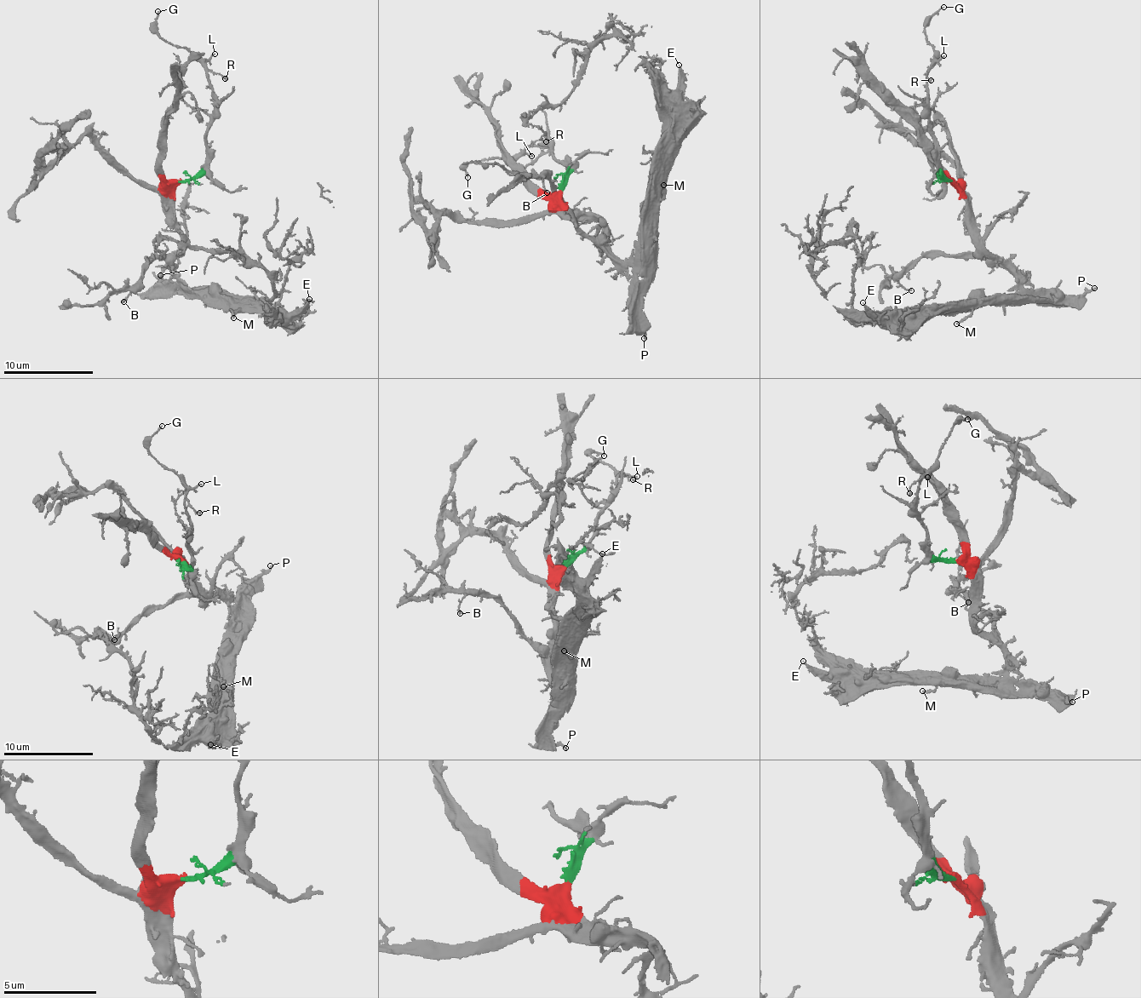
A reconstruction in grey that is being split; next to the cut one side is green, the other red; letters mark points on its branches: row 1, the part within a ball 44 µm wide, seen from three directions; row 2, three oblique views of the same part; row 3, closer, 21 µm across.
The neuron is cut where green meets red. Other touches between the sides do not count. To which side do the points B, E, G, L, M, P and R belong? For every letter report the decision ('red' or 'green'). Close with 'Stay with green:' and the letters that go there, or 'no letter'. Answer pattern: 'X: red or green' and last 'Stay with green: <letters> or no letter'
B: red
E: red
G: green
L: green
M: red
P: red
R: green
Stay with green: G, L, R

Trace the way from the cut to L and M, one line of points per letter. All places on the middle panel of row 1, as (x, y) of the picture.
L: (562, 190), (570, 167), (553, 159), (548, 147), (526, 146), (527, 154), (532, 155)
M: (562, 190), (571, 209), (600, 221), (610, 251), (624, 260), (639, 238), (643, 215), (661, 199), (664, 186)

